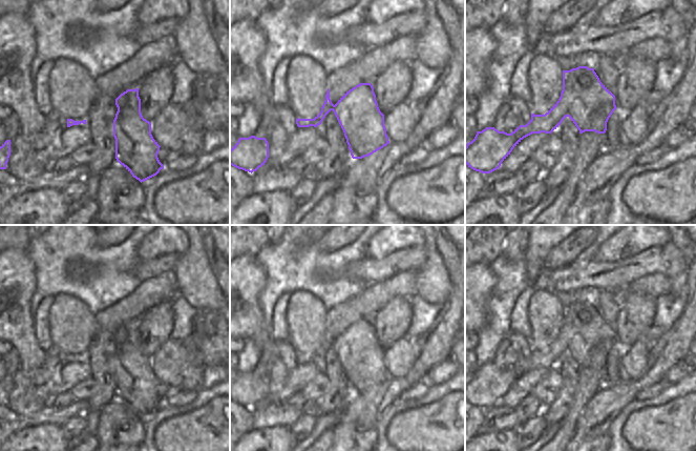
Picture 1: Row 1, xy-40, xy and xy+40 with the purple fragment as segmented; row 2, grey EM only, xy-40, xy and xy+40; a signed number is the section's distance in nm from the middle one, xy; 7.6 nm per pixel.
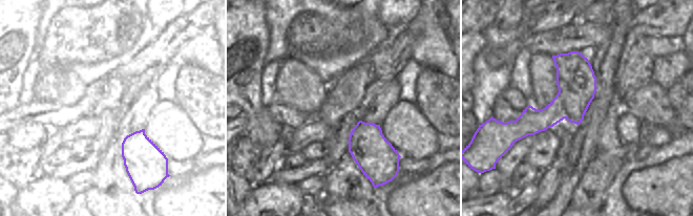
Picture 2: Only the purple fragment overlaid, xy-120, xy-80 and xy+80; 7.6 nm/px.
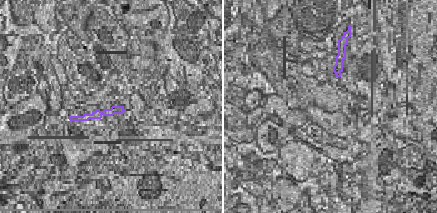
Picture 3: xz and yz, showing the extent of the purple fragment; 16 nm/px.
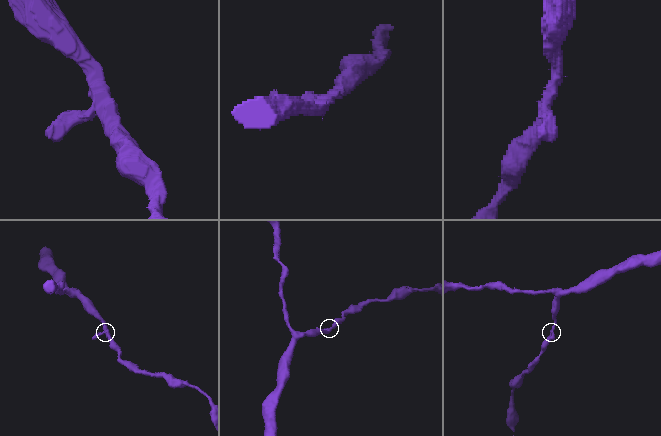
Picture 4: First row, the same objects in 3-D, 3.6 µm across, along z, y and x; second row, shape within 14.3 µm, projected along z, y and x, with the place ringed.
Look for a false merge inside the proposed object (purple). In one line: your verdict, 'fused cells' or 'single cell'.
single cell

